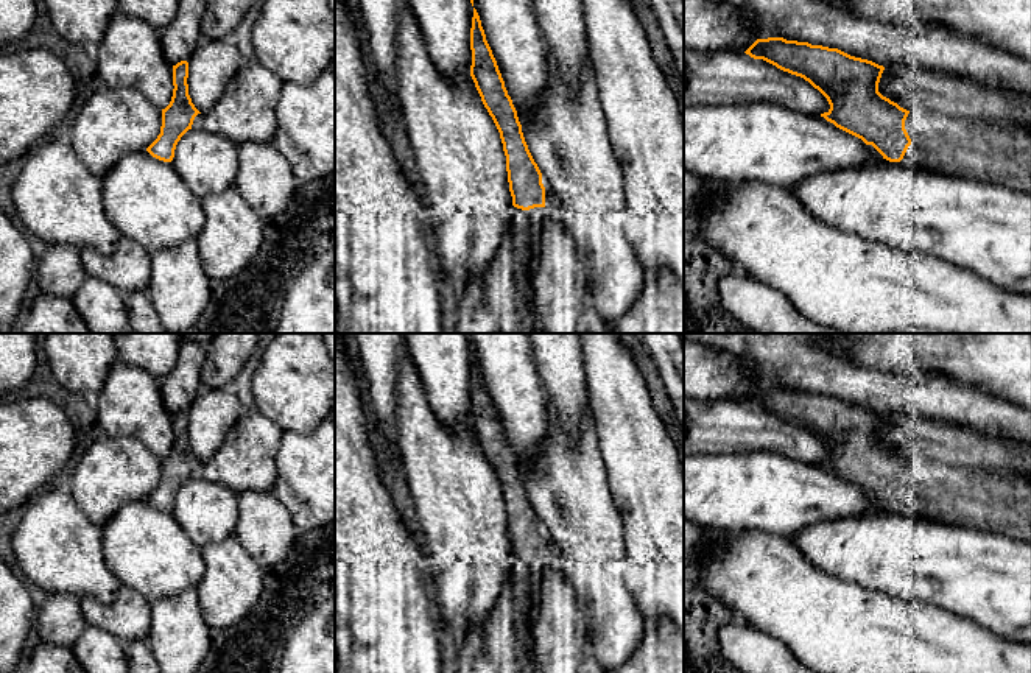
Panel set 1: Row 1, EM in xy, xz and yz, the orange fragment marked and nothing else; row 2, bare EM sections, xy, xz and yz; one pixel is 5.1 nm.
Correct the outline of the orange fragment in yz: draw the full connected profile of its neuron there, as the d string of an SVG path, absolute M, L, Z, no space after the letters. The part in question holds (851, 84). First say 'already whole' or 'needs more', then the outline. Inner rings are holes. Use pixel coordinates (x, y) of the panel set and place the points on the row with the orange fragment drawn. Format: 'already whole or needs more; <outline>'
needs more; M768 37L757 39L744 53L808 81L830 104L821 117L866 145L872 145L889 162L900 162L908 146L914 143L922 160L934 168L1031 195L1031 129L1006 120L992 122L906 111L878 92L883 65L850 56L838 48Z

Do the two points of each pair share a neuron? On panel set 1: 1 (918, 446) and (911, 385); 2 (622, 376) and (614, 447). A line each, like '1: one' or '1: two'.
1: two
2: one

